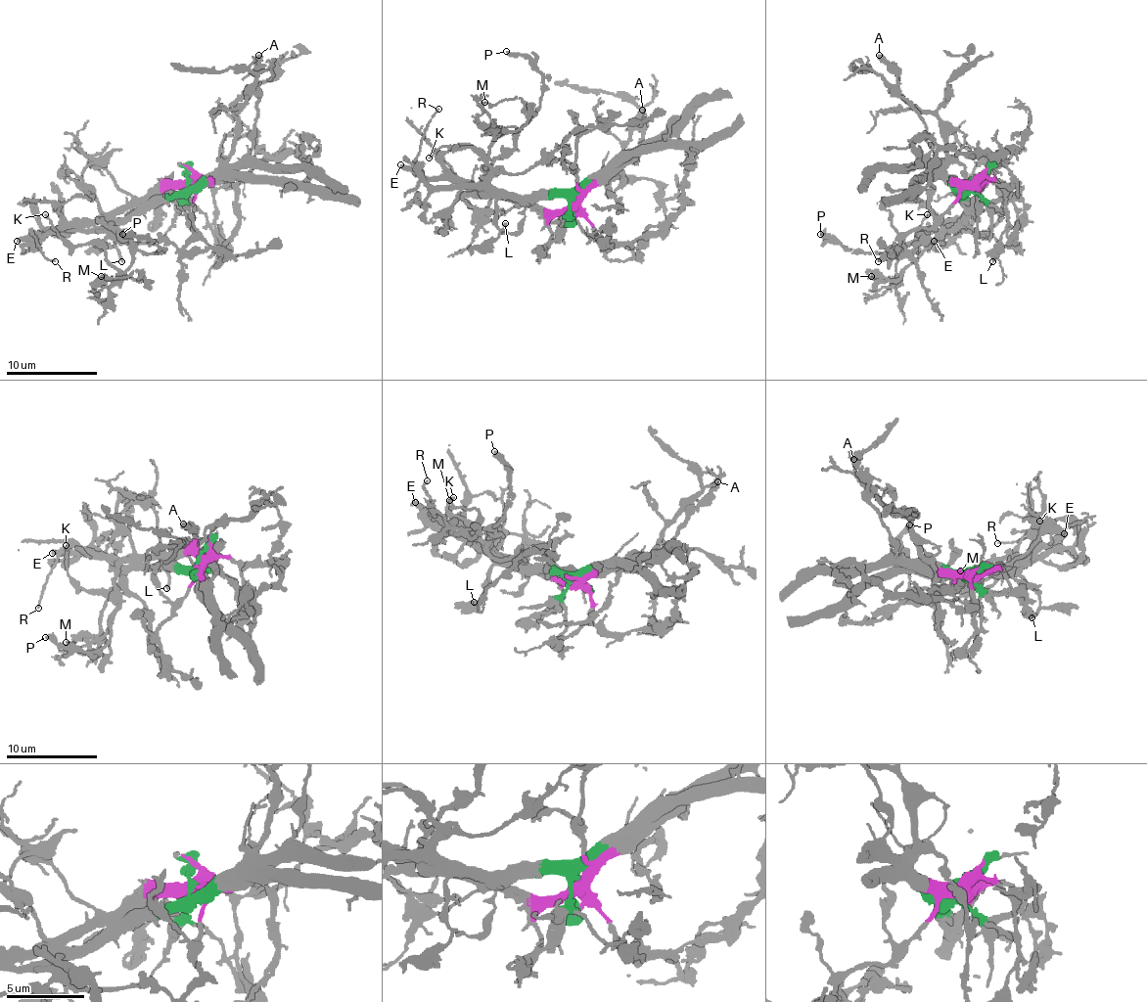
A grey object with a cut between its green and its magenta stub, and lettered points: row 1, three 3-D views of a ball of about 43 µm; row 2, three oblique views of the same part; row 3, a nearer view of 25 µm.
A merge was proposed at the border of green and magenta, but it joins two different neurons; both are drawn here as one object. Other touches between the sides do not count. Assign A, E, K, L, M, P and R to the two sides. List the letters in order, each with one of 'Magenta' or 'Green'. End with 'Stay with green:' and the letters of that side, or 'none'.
A: Magenta
E: Magenta
K: Green
L: Green
M: Green
P: Magenta
R: Magenta
Stay with green: K, L, M

